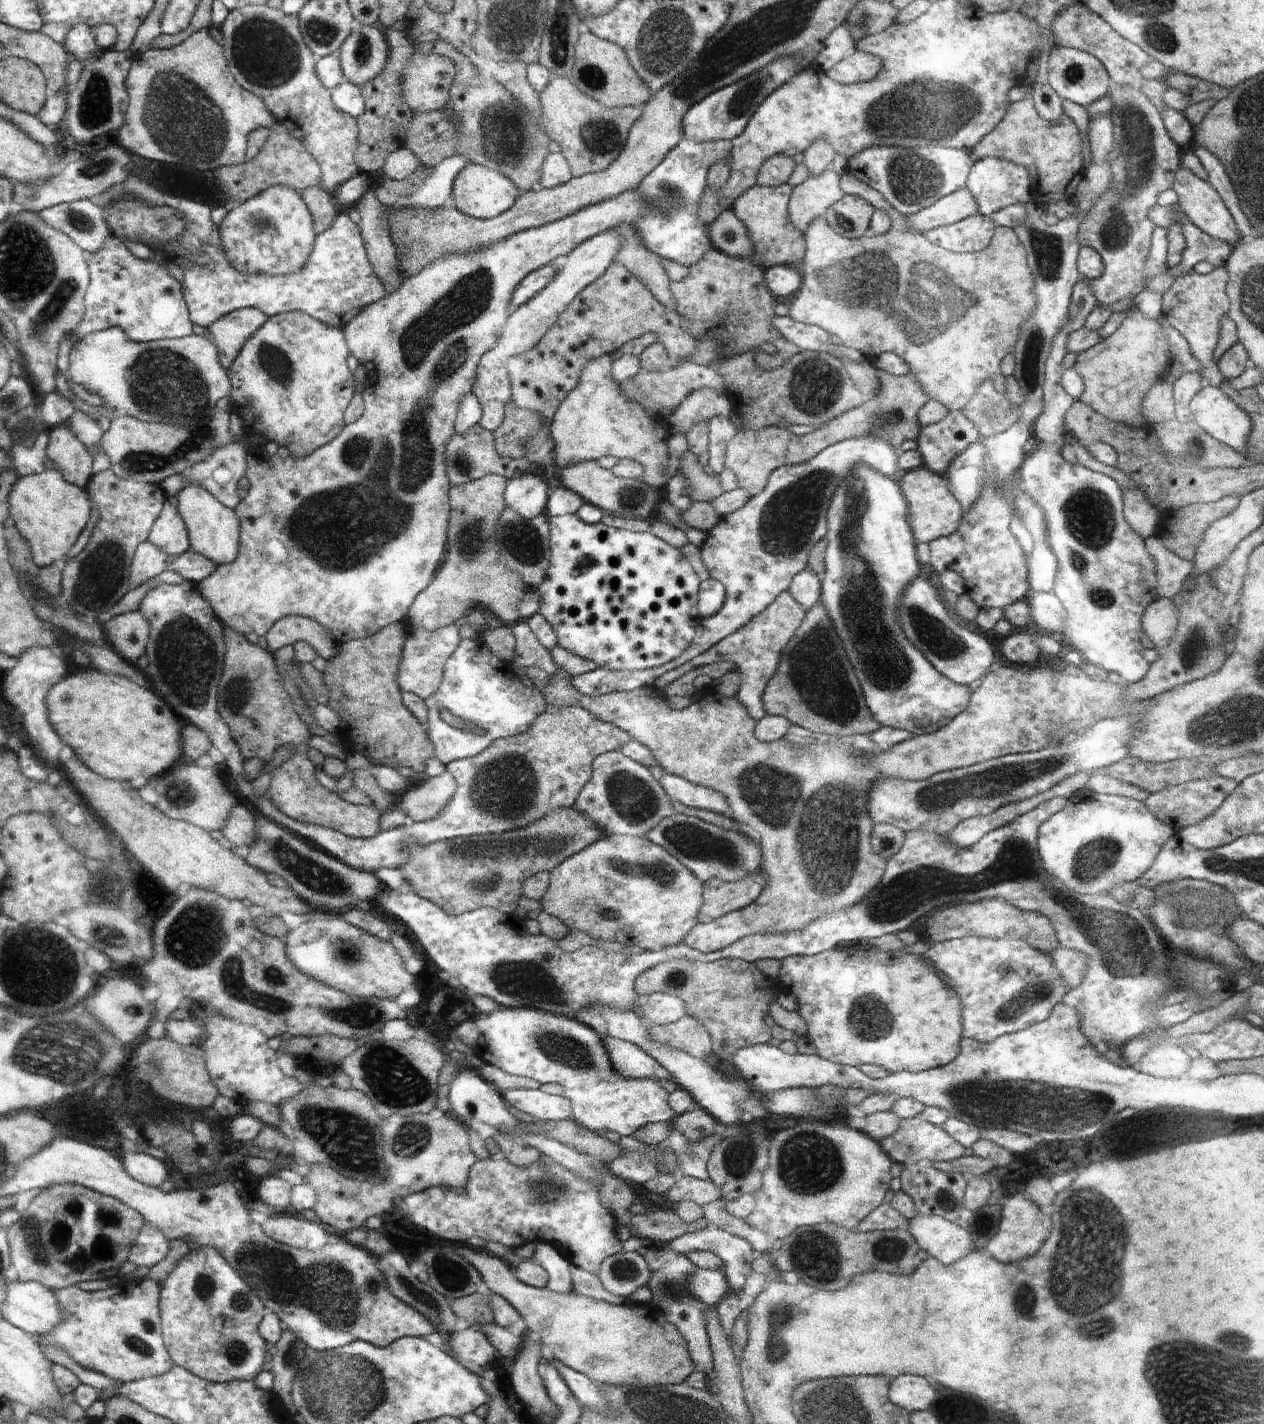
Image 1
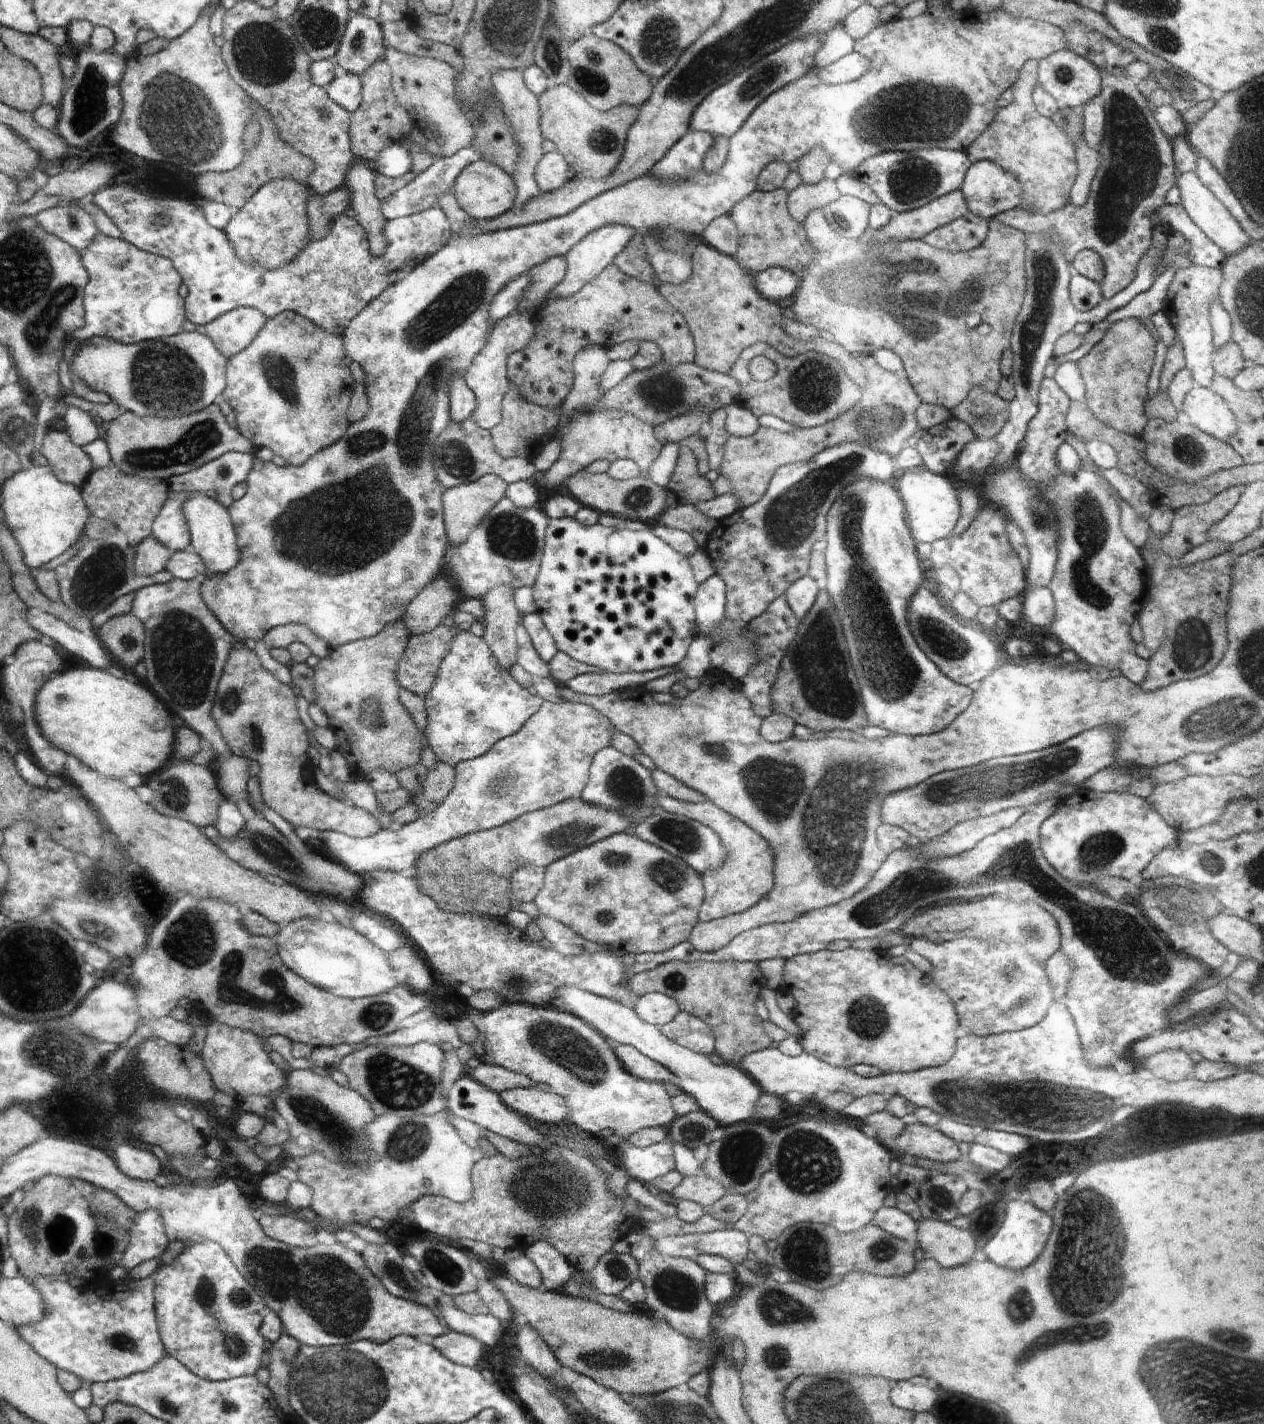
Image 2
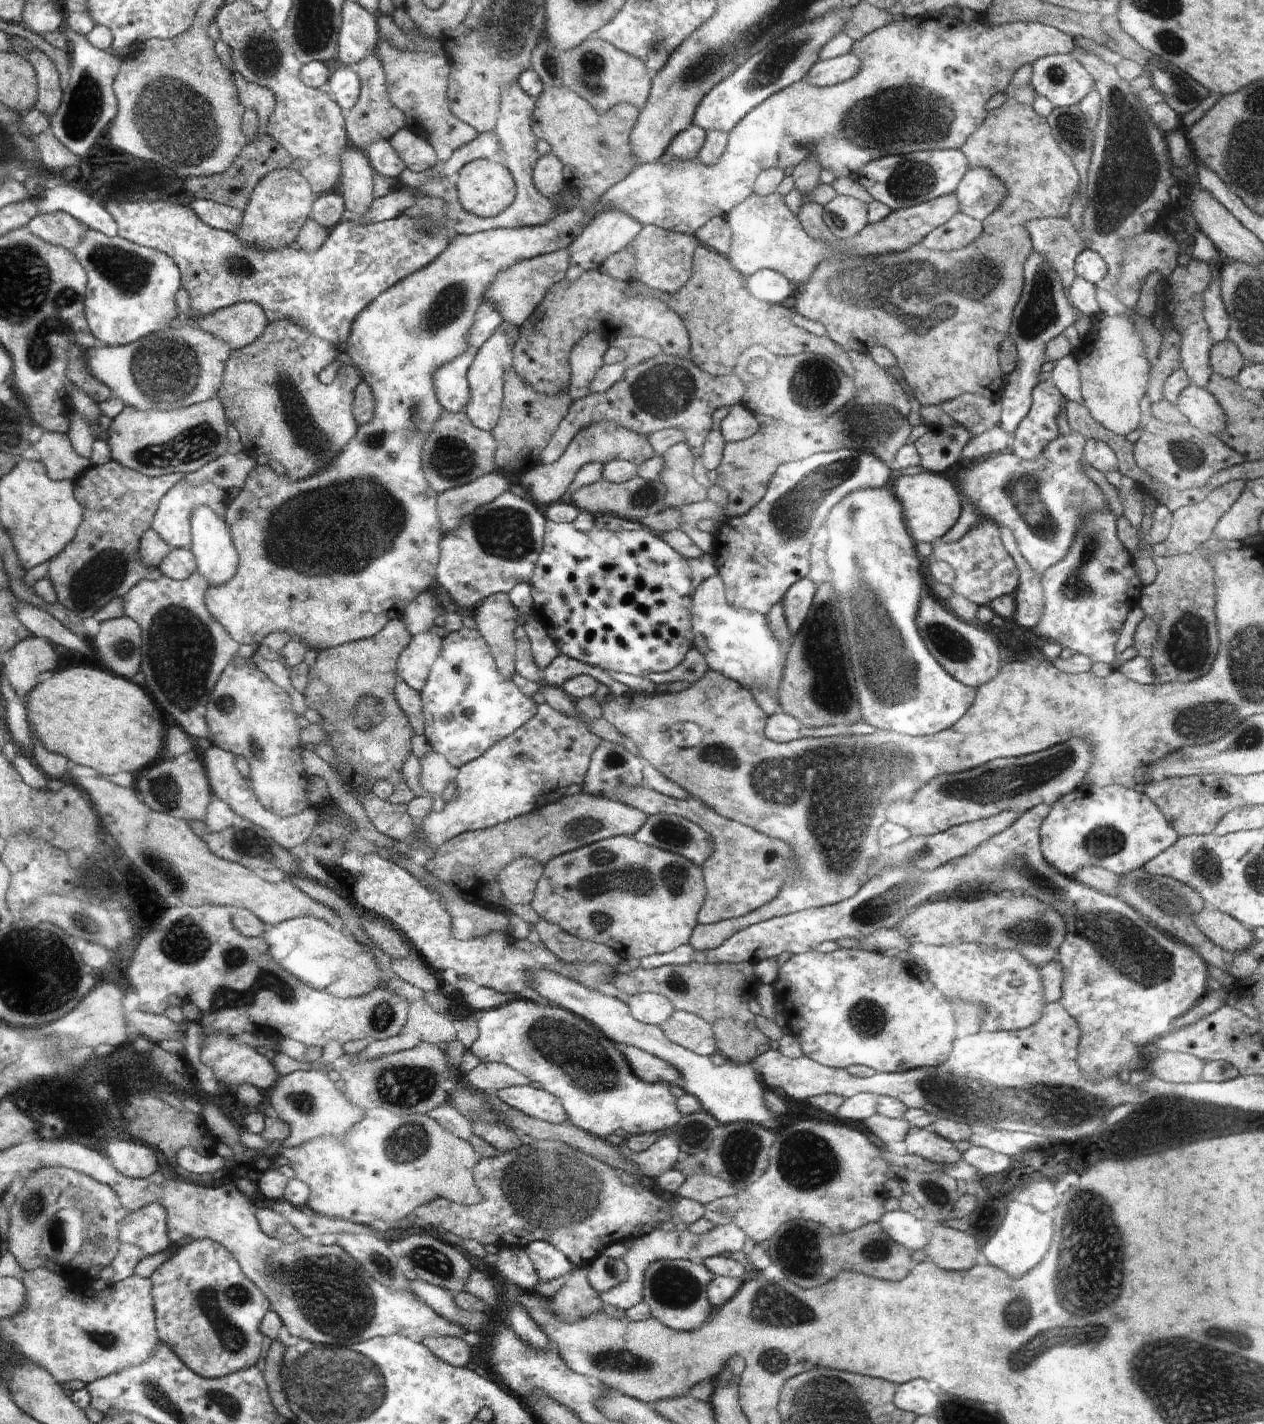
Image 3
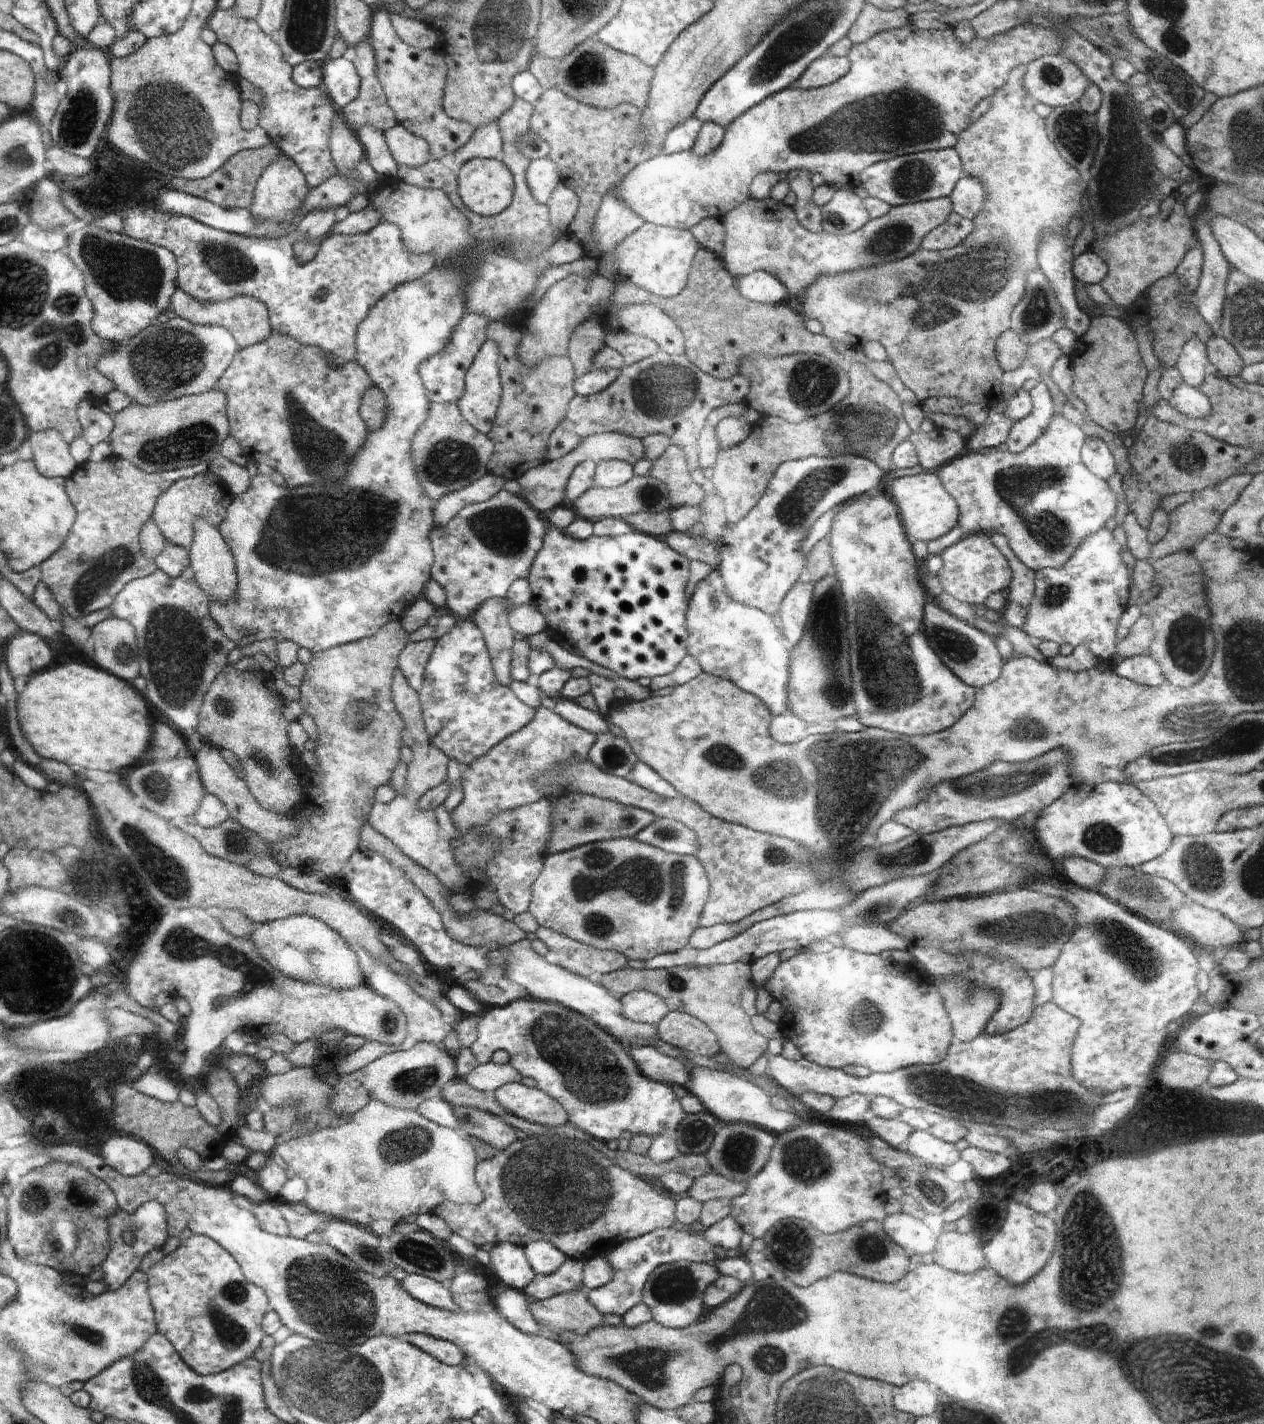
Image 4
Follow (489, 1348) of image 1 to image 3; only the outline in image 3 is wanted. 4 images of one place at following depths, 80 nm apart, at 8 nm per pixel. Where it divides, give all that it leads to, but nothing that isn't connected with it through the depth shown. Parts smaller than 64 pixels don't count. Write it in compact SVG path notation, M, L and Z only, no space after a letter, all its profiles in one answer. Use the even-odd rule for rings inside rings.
M424 1337L423 1342L436 1356L455 1367L466 1367L472 1360L475 1343L462 1337Z

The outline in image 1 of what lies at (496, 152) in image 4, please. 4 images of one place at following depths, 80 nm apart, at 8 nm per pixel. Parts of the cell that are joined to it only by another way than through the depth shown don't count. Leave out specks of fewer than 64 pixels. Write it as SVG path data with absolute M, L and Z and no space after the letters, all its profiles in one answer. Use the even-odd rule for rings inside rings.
M452 155L443 160L436 168L431 168L431 174L419 187L402 197L400 203L394 204L393 209L433 209L450 203L456 175L466 164L468 160L462 155Z

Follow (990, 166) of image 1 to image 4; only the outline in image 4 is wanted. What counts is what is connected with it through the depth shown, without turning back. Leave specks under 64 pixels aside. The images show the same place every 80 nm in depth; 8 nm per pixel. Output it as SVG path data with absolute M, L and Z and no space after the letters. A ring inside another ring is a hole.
M965 175L955 184L951 198L951 212L973 220L983 209L986 198L986 188L977 176Z

